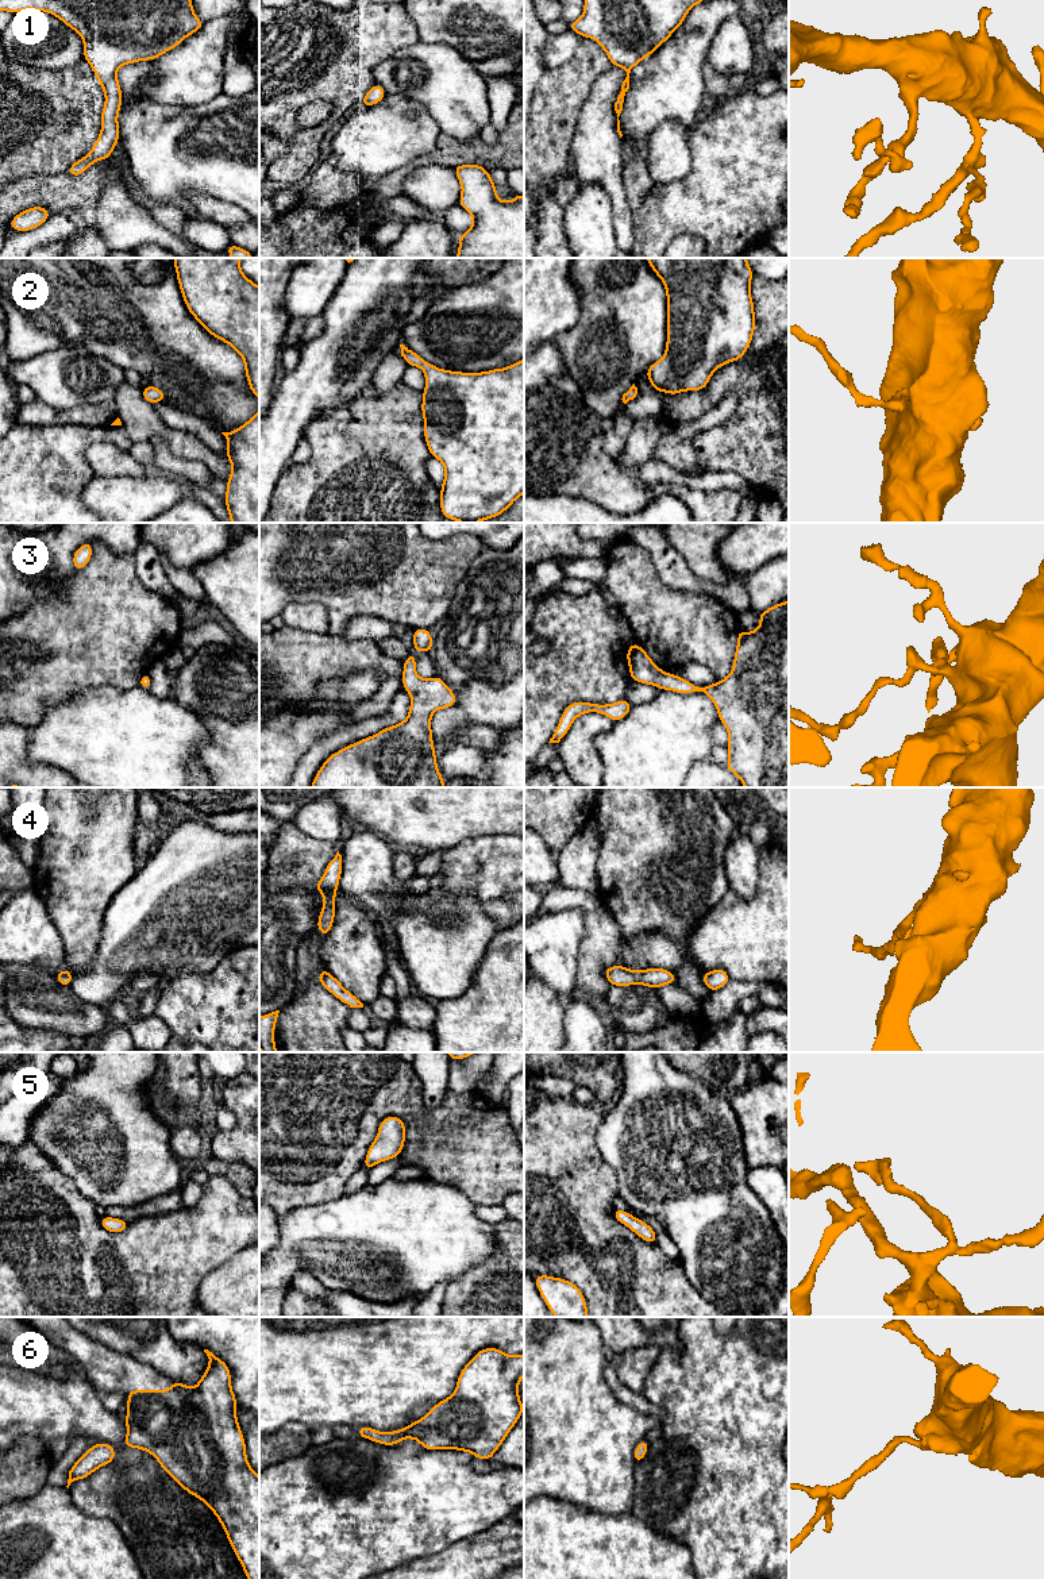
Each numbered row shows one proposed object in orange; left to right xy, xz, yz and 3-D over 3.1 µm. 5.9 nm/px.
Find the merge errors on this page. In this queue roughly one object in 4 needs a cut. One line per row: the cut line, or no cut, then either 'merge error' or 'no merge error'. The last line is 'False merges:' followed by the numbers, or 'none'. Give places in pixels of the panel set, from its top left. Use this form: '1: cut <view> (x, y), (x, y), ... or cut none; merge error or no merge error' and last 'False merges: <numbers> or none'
1: cut none; no merge error
2: cut none; no merge error
3: cut none; no merge error
4: cut none; no merge error
5: cut none; no merge error
6: cut none; no merge error
False merges: none

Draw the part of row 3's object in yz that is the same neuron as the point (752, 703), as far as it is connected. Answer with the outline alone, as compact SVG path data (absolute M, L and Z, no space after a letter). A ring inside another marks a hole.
M785 600L759 612L759 617L759 627L754 632L737 629L737 647L732 670L725 679L716 683L698 688L677 674L660 670L636 642L628 646L627 662L631 681L654 685L660 690L670 689L679 694L702 692L712 700L719 720L728 729L729 759L725 769L739 777L744 787L789 787L789 601Z

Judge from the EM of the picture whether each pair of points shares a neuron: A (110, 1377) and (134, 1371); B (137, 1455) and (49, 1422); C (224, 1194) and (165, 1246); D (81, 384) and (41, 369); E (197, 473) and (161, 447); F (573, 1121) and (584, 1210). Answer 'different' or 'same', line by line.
A: same
B: same
C: same
D: same
E: same
F: same

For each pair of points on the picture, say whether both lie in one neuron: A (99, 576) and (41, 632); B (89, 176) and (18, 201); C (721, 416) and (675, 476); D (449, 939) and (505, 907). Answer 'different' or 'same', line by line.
A: same
B: same
C: different
D: different

